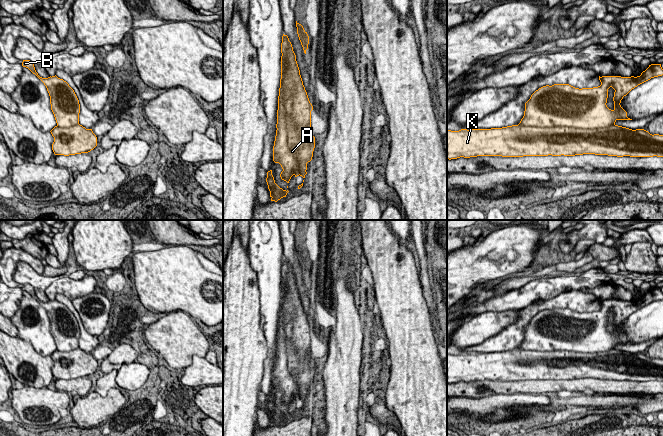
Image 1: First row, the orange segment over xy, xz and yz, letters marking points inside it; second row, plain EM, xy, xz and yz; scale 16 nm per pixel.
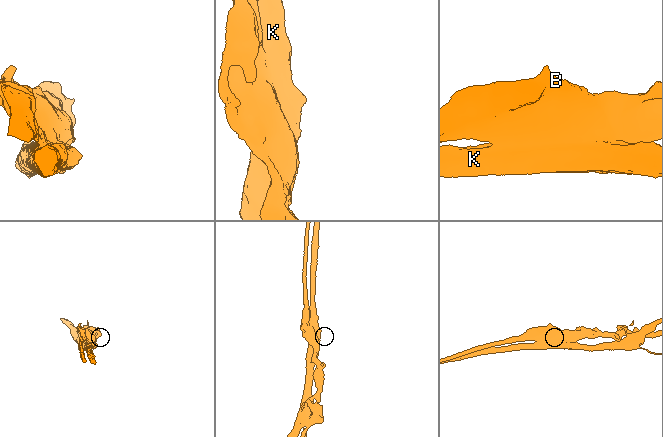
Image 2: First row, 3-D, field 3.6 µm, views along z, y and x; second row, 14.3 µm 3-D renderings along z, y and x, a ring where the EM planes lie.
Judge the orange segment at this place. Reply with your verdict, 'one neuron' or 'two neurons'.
two neurons

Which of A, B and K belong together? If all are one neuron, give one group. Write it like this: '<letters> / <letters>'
A B / K

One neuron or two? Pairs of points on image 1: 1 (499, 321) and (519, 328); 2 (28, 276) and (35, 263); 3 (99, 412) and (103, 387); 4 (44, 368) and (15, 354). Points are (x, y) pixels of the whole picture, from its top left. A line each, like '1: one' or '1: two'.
1: two
2: two
3: two
4: one

